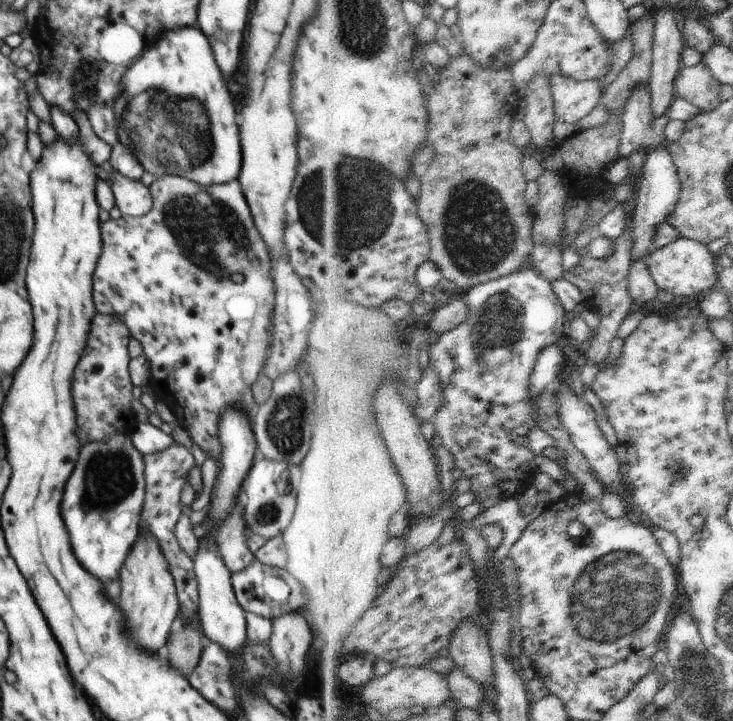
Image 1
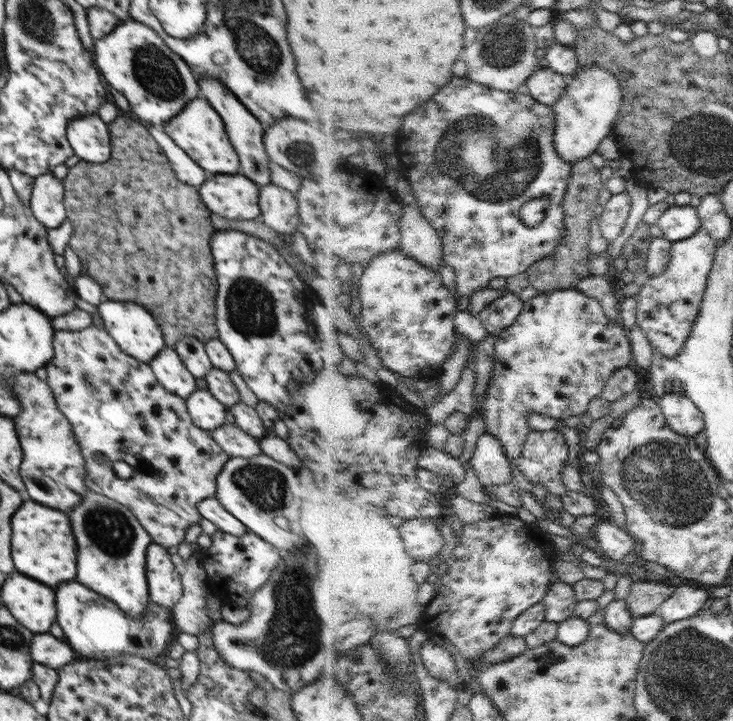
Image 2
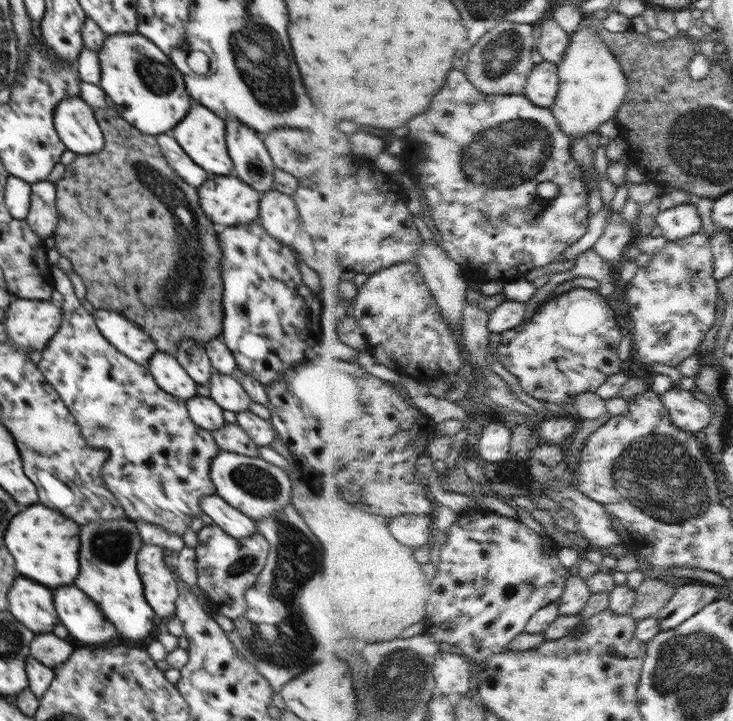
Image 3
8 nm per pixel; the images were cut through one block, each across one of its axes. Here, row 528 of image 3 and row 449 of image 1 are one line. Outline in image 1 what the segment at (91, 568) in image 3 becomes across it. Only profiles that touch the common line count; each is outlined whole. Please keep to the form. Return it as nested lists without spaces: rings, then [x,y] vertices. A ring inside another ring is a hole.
[[[114,433],[103,441],[88,441],[66,484],[62,518],[80,564],[100,580],[119,577],[124,559],[139,535],[145,499],[145,462],[130,433]]]

